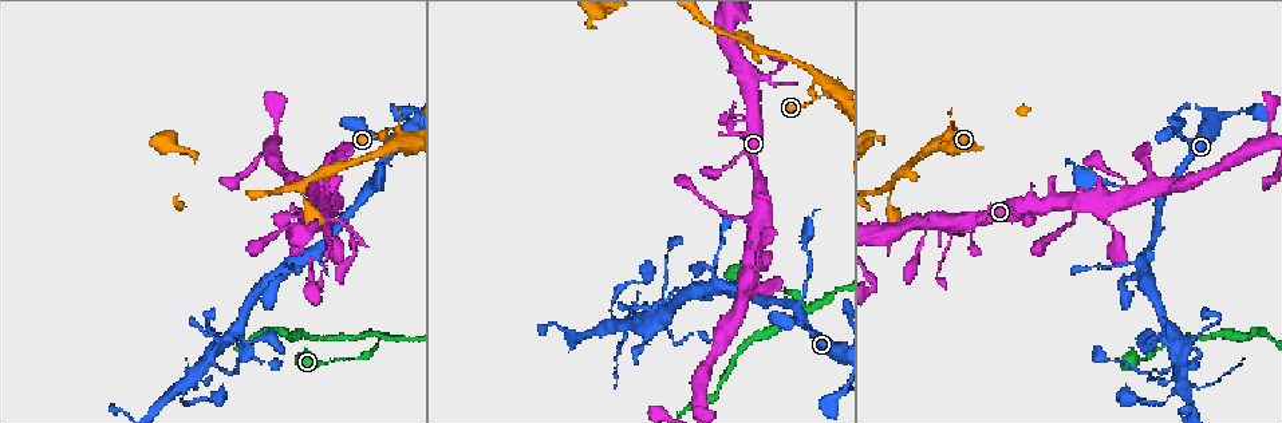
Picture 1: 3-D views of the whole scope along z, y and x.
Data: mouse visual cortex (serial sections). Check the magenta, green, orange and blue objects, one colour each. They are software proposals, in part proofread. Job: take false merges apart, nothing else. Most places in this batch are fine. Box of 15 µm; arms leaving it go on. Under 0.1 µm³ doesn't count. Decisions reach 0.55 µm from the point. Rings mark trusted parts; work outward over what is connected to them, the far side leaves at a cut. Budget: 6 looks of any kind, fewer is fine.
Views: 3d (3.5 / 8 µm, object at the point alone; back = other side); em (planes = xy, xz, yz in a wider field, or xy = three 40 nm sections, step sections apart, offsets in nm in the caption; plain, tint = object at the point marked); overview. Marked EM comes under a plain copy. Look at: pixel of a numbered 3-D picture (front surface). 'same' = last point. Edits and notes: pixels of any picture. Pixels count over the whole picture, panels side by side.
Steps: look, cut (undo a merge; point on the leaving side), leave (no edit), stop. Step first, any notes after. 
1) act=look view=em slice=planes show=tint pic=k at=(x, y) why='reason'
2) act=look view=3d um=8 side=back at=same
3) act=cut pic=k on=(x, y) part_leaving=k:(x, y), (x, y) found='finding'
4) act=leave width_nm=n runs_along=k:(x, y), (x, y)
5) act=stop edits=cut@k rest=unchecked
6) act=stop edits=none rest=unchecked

act=look view=3d um=3.5 pic=1 at=(820, 79) why='sudden change in width'

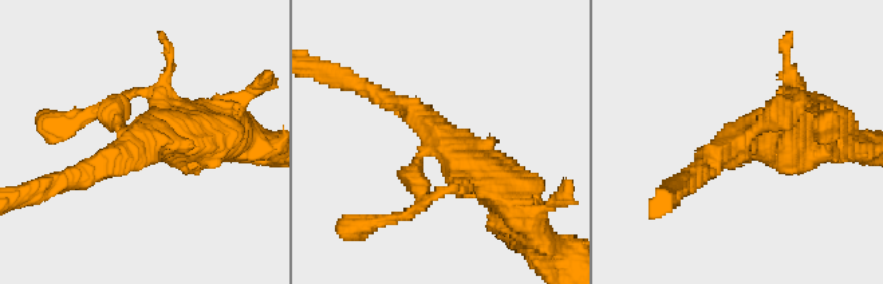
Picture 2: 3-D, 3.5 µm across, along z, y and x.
act=look view=em slice=planes show=tint pic=2 at=(133, 137) arms=3 arm_widths_nm=150,250,500 why='now the EM'

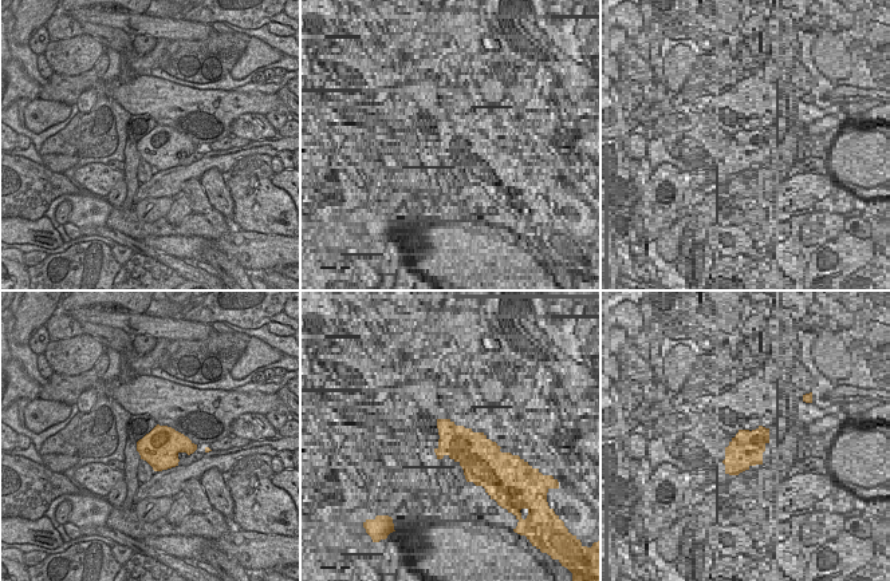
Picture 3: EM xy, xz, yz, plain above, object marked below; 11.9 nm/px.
act=leave runs_along=2:(808, 106), (746, 131), (696, 176) found='all the same cell'

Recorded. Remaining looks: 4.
act=look view=3d um=3.5 pic=1 at=(298, 186) why='side arm on a straight run'

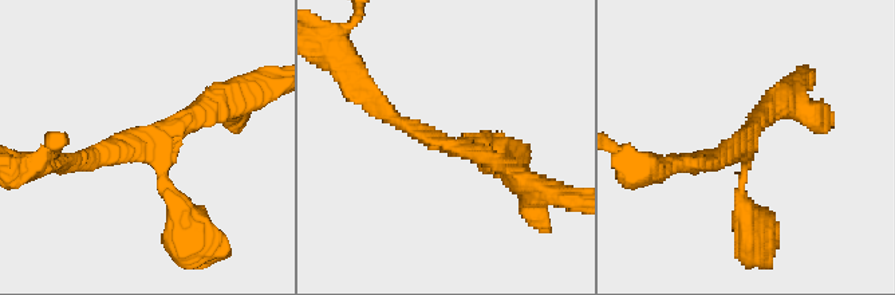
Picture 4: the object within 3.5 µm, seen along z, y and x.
act=look view=em slice=xy step=3 show=tint pic=4 at=(152, 146) arms=3 arm_widths_nm=200,200,250

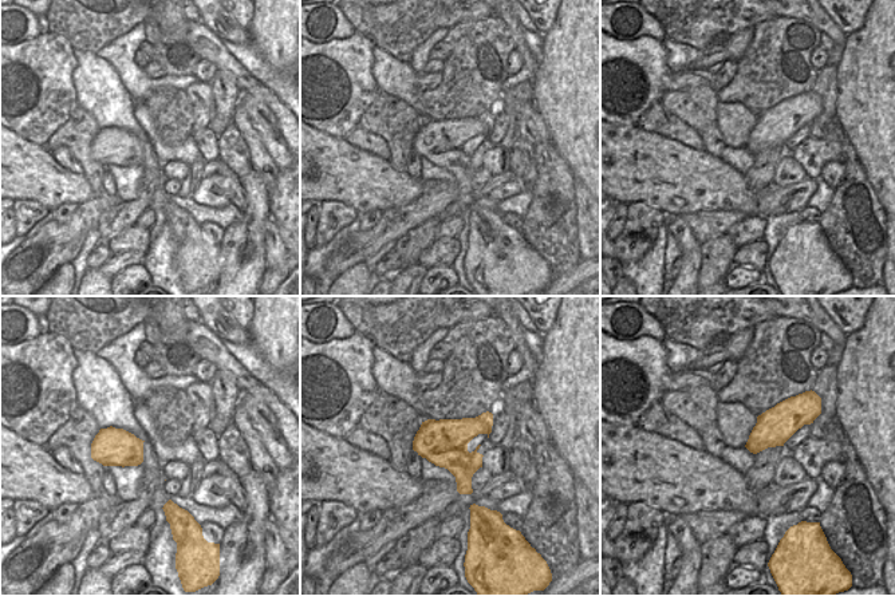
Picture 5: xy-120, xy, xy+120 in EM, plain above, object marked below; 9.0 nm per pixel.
act=leave runs_along=4:(221, 105), (150, 145), (188, 220) found='all the same cell'

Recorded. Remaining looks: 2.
act=look view=3d um=3.5 pic=1 at=(380, 337) why='side arm on a straight run'

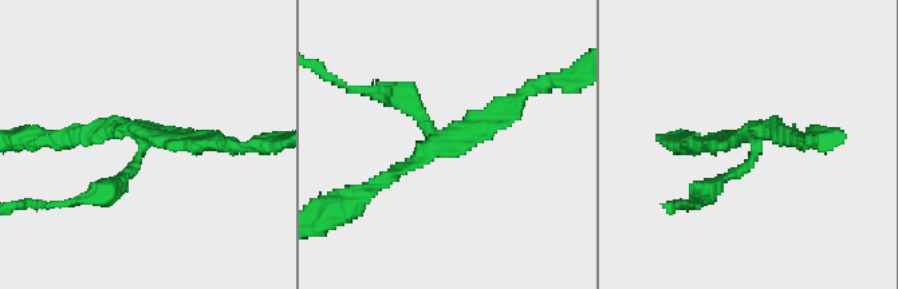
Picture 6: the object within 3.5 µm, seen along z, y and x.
act=look view=em slice=xy step=5 show=tint pic=6 at=(754, 135) arms=3 arm_widths_nm=150,200,200 why='need the tissue'

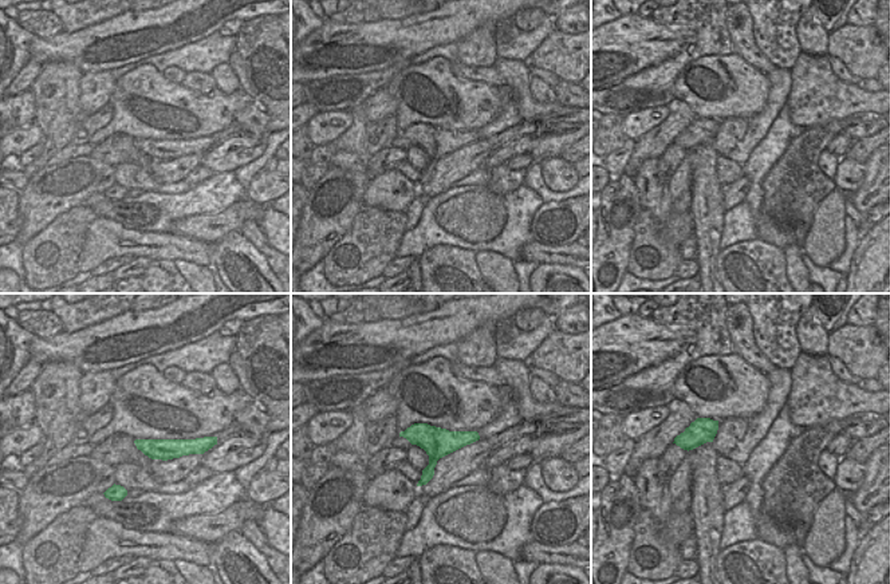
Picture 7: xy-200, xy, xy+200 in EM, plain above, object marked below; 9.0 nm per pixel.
act=leave runs_along=6:(708, 189), (753, 157), (753, 127), (794, 135) found='one cell here'

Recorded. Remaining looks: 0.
act=stop edits=none rest=unchecked

